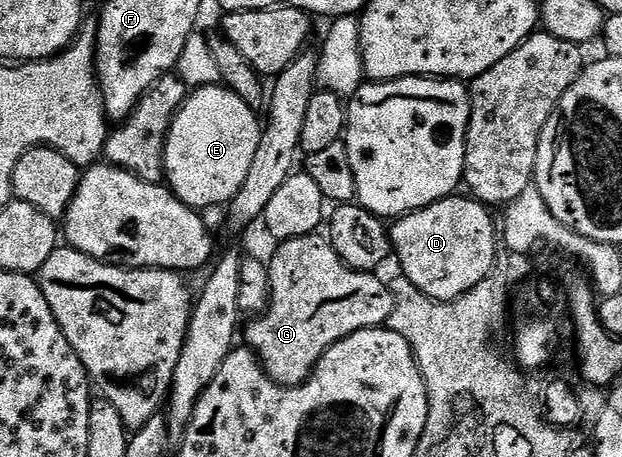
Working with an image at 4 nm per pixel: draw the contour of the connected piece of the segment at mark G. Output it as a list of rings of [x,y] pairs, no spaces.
[[[319,234],[291,238],[280,243],[269,263],[271,269],[271,305],[261,316],[246,325],[246,347],[255,353],[267,376],[285,388],[295,388],[310,378],[319,360],[337,342],[366,328],[381,328],[390,321],[395,297],[390,287],[378,280],[378,275],[350,268],[333,250],[330,239]]]

